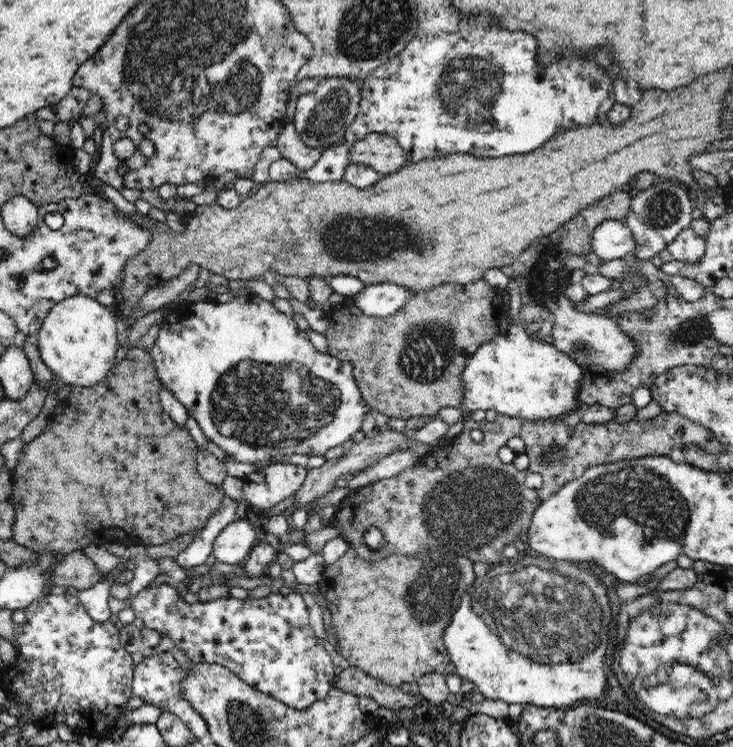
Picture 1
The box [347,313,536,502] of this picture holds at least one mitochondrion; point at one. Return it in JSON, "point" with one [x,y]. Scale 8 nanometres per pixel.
{"point":[428,349]}

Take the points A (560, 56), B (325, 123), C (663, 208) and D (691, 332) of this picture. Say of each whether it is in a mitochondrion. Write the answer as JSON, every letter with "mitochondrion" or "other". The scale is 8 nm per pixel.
{"A":"other","B":"mitochondrion","C":"mitochondrion","D":"mitochondrion"}

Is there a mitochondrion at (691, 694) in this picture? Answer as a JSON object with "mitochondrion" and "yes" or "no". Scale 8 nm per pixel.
{"mitochondrion":"yes"}

